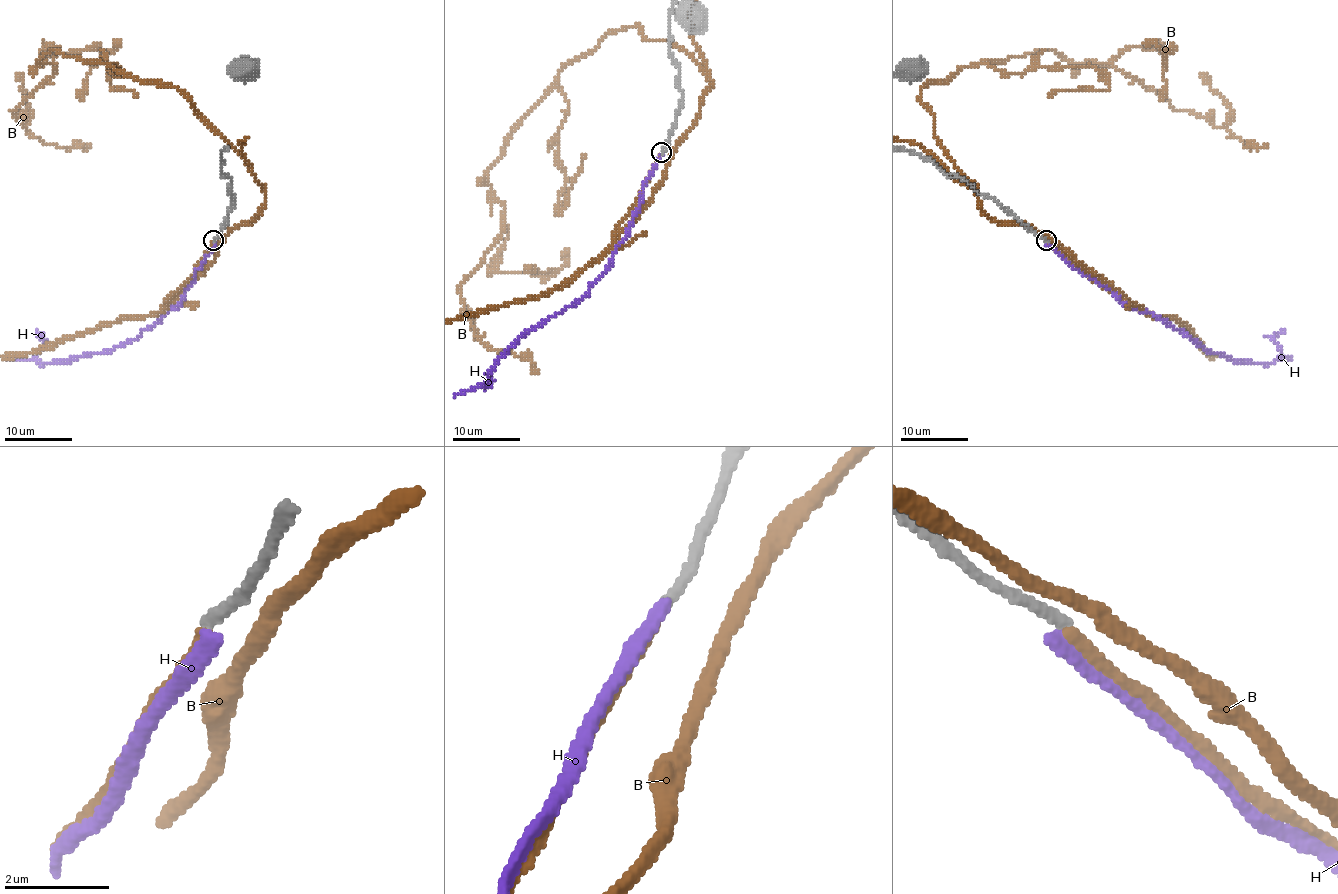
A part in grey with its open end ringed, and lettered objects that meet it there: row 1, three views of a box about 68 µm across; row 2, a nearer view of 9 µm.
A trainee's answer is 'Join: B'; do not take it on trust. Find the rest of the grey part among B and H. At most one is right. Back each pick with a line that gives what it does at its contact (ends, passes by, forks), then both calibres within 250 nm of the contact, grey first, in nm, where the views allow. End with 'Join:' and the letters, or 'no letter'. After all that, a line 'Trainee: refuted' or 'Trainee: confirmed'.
B: It passes by. Thickness 240 nm (grey) against 160 nm
Join: B
Trainee: confirmed

